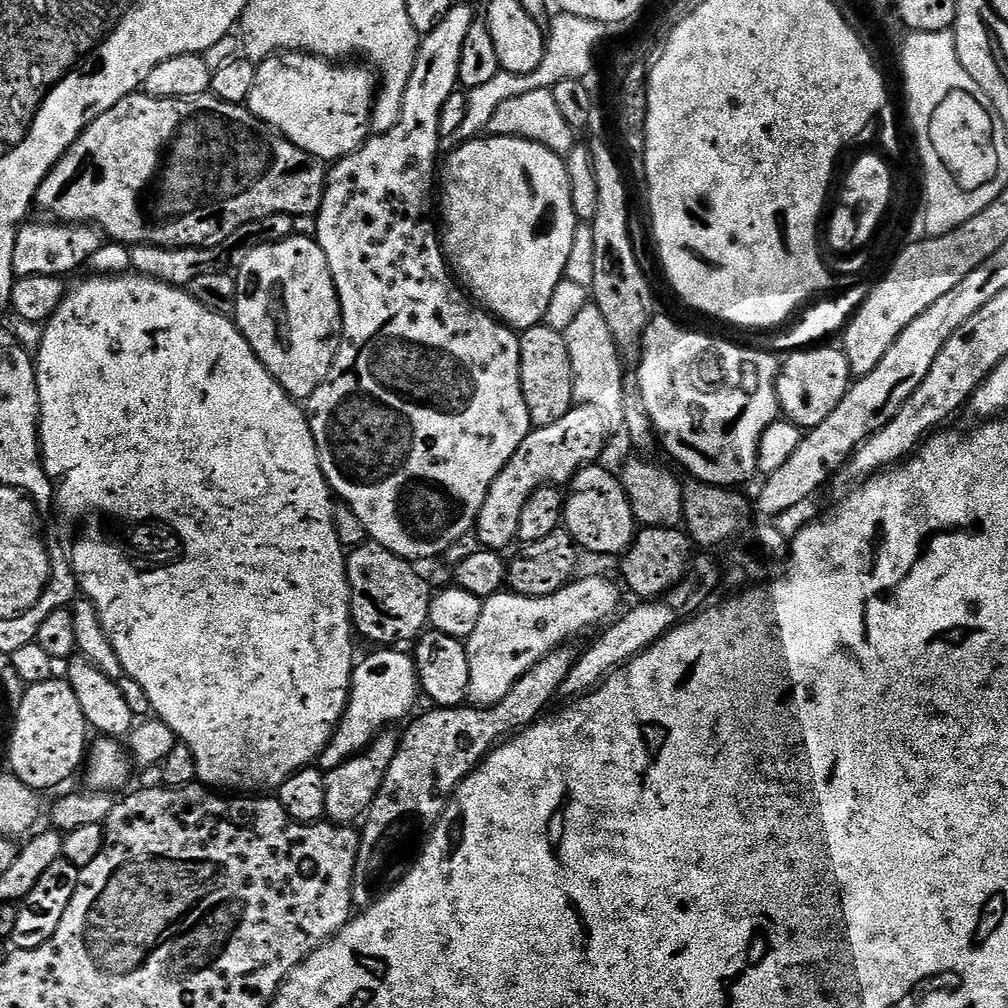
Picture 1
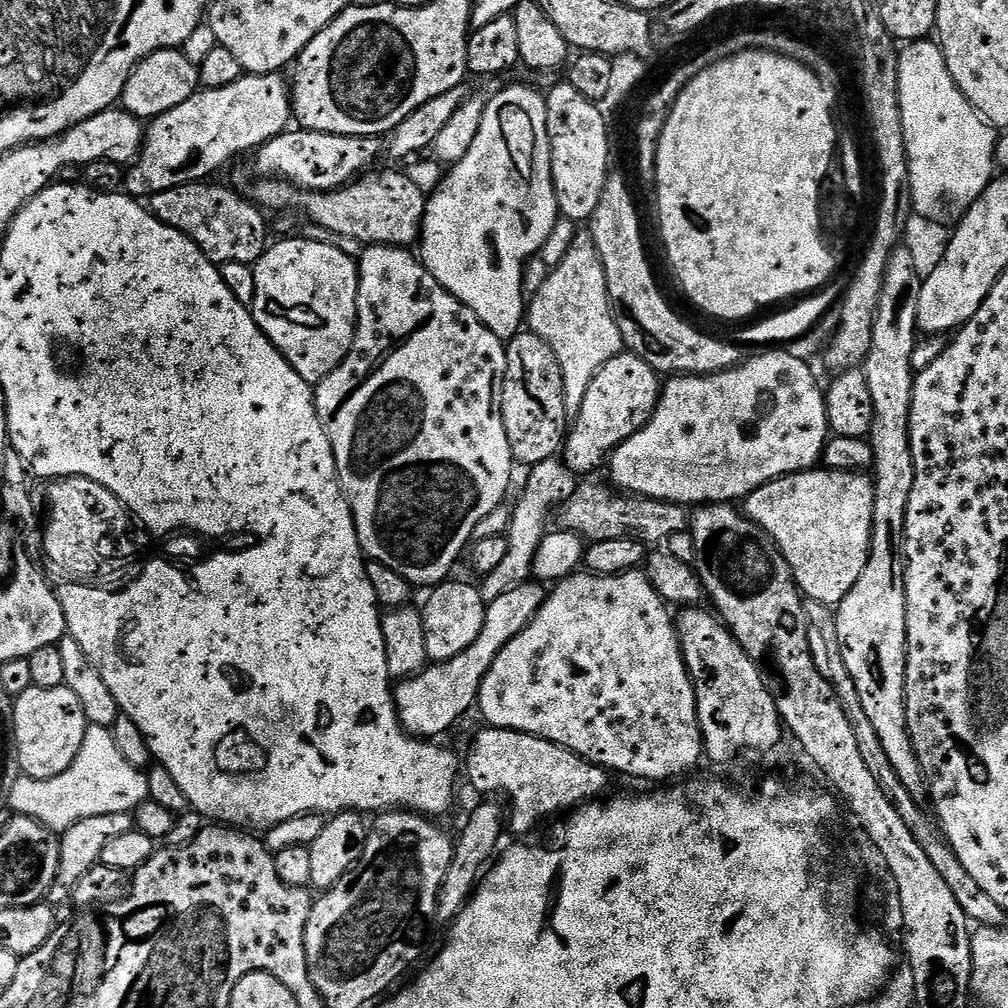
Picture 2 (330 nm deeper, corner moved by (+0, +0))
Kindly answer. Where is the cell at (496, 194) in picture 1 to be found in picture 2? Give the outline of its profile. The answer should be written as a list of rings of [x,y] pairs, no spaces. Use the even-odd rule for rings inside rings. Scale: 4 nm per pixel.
[[[512,84],[485,103],[482,126],[478,126],[470,150],[447,169],[436,191],[427,197],[418,256],[424,269],[451,296],[465,304],[498,339],[507,342],[513,340],[526,324],[524,268],[529,260],[539,257],[542,246],[546,246],[546,238],[550,238],[550,230],[554,230],[559,219],[546,126],[546,99],[535,87]]]

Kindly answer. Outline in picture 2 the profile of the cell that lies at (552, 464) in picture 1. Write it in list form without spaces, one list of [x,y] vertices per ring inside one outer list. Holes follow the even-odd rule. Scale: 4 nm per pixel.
[[[630,351],[619,352],[590,382],[582,406],[574,414],[574,427],[569,431],[562,449],[562,462],[572,472],[583,474],[605,467],[616,447],[639,432],[656,413],[662,380],[649,364]]]

